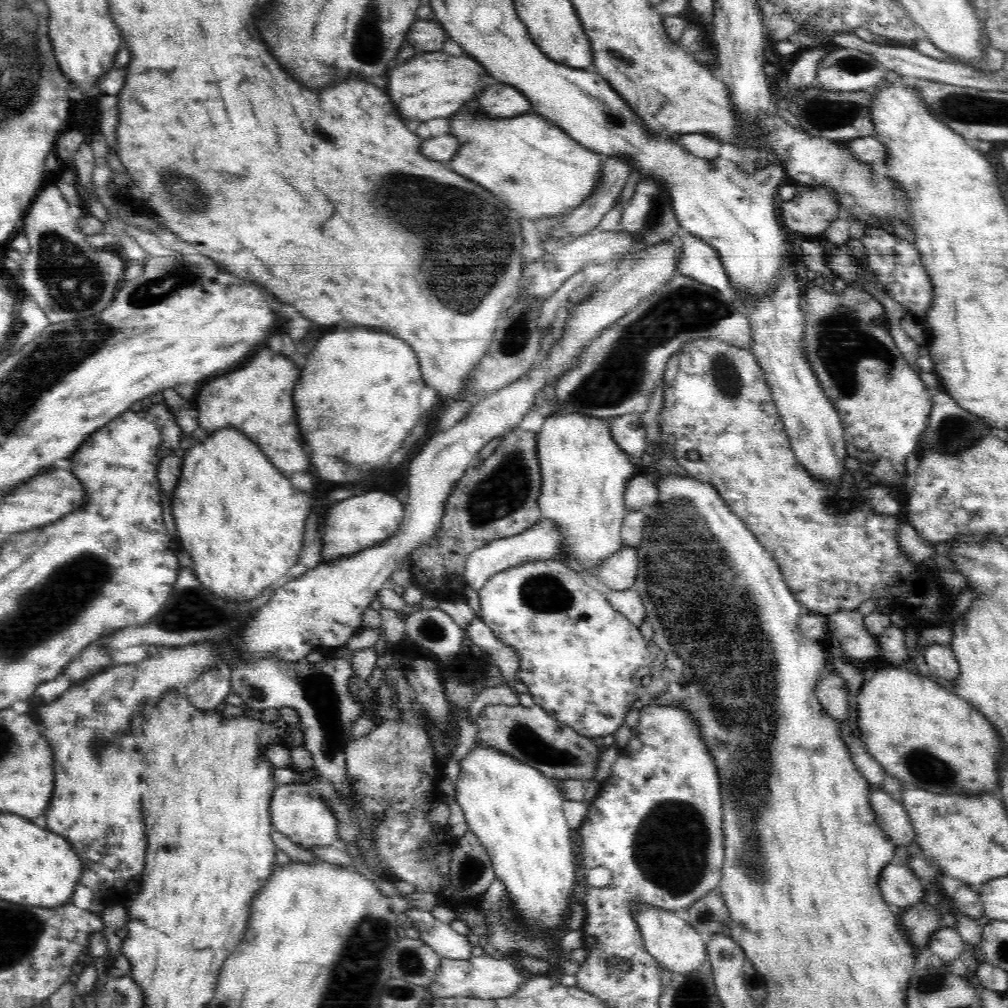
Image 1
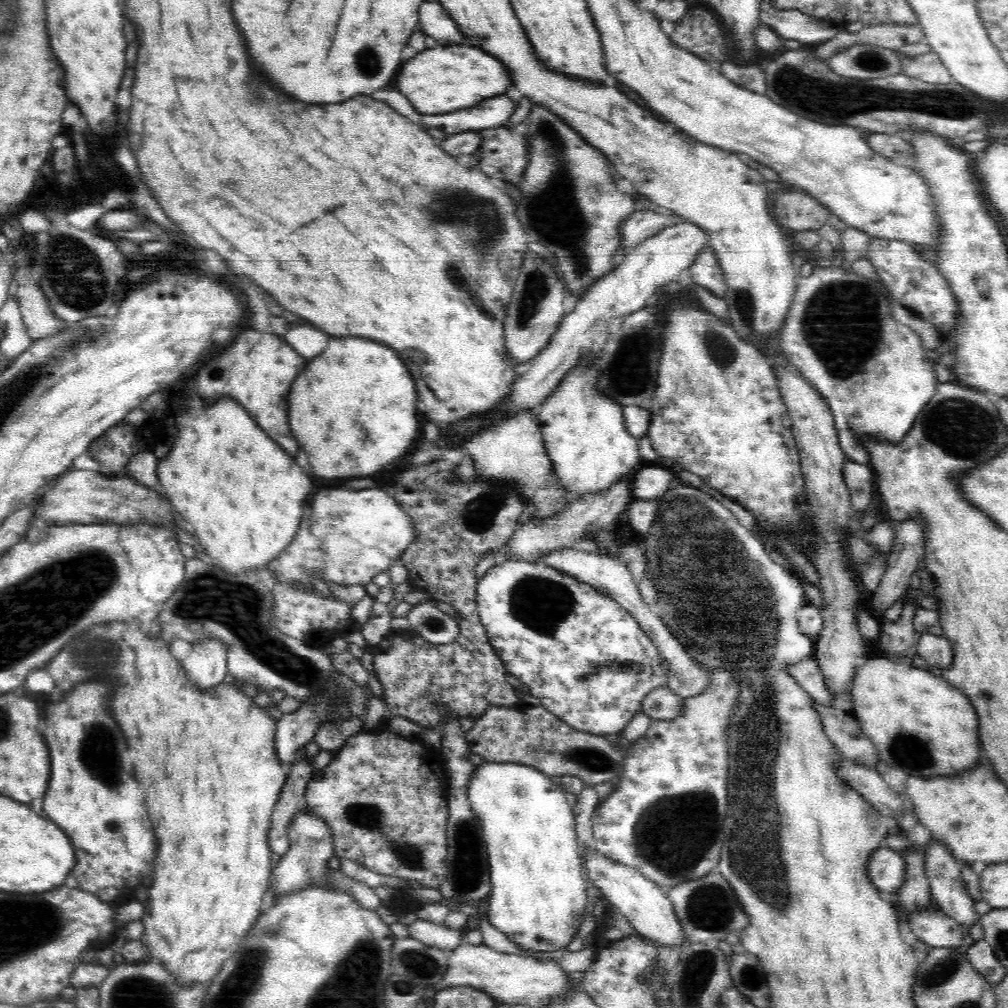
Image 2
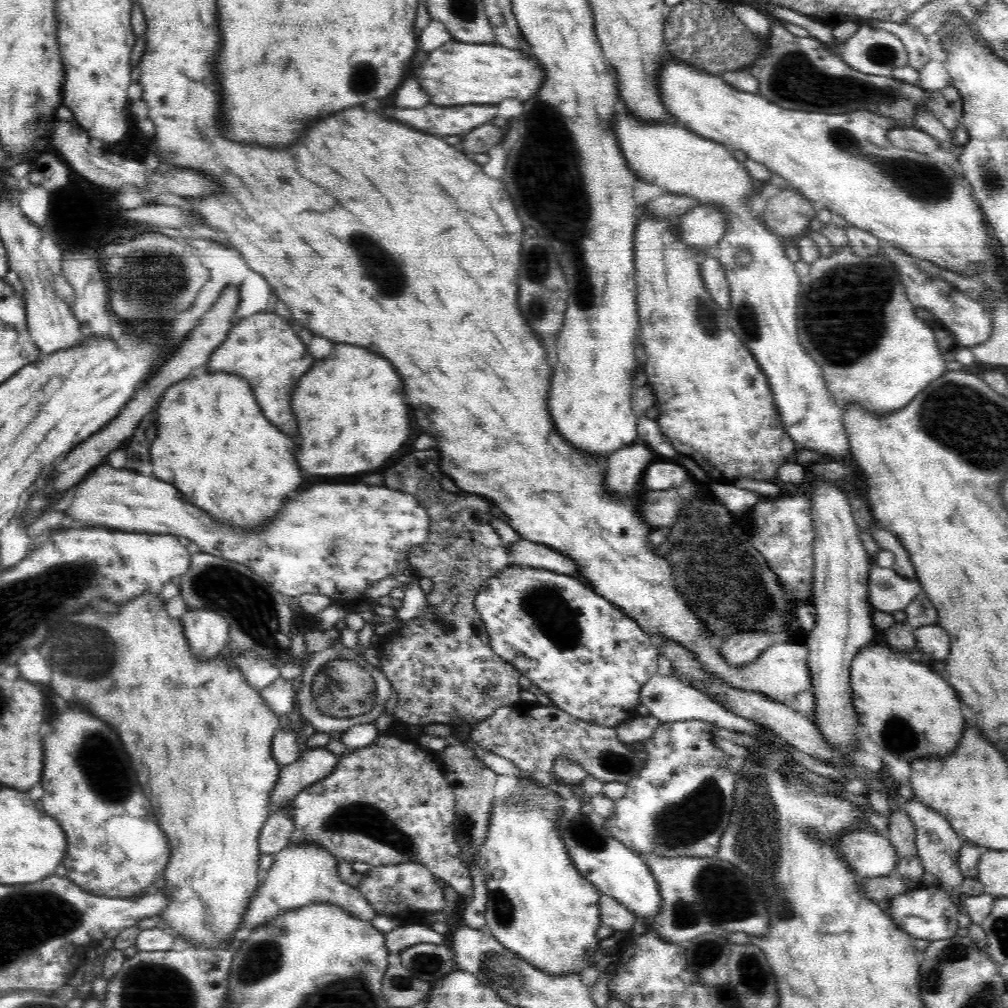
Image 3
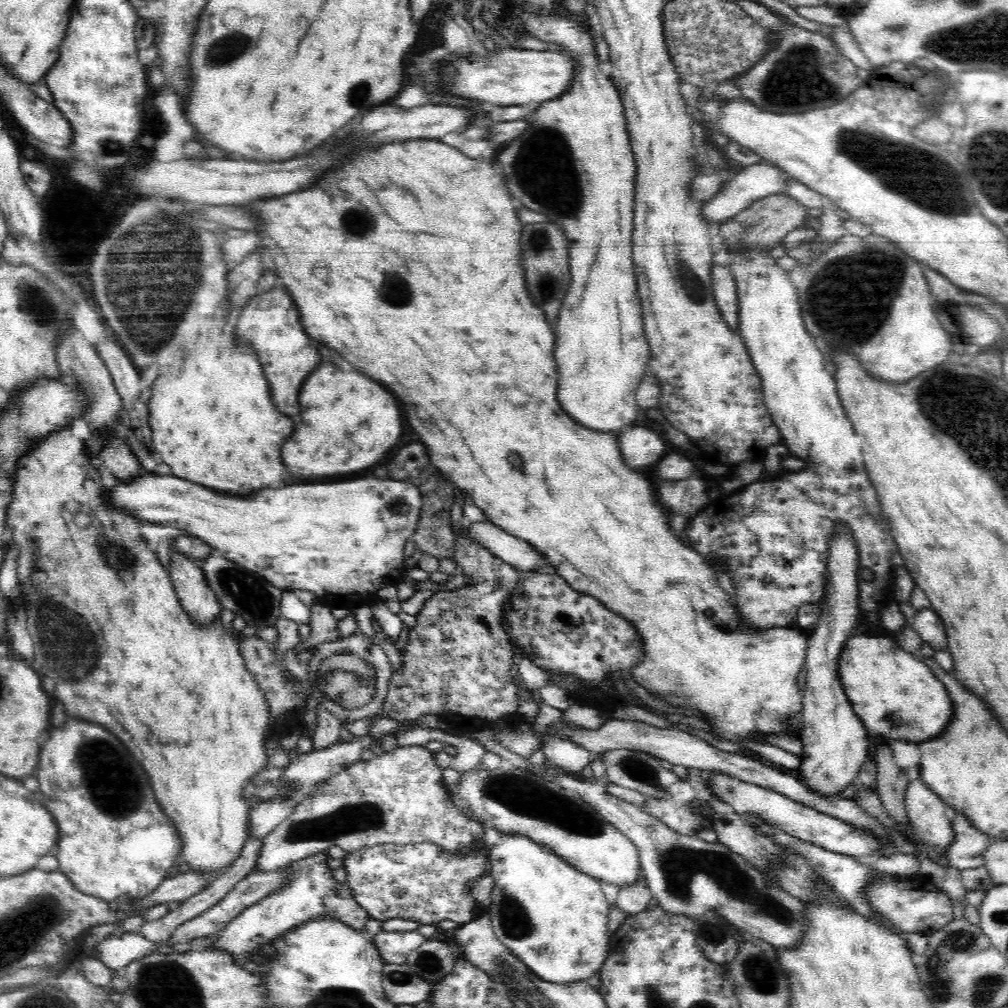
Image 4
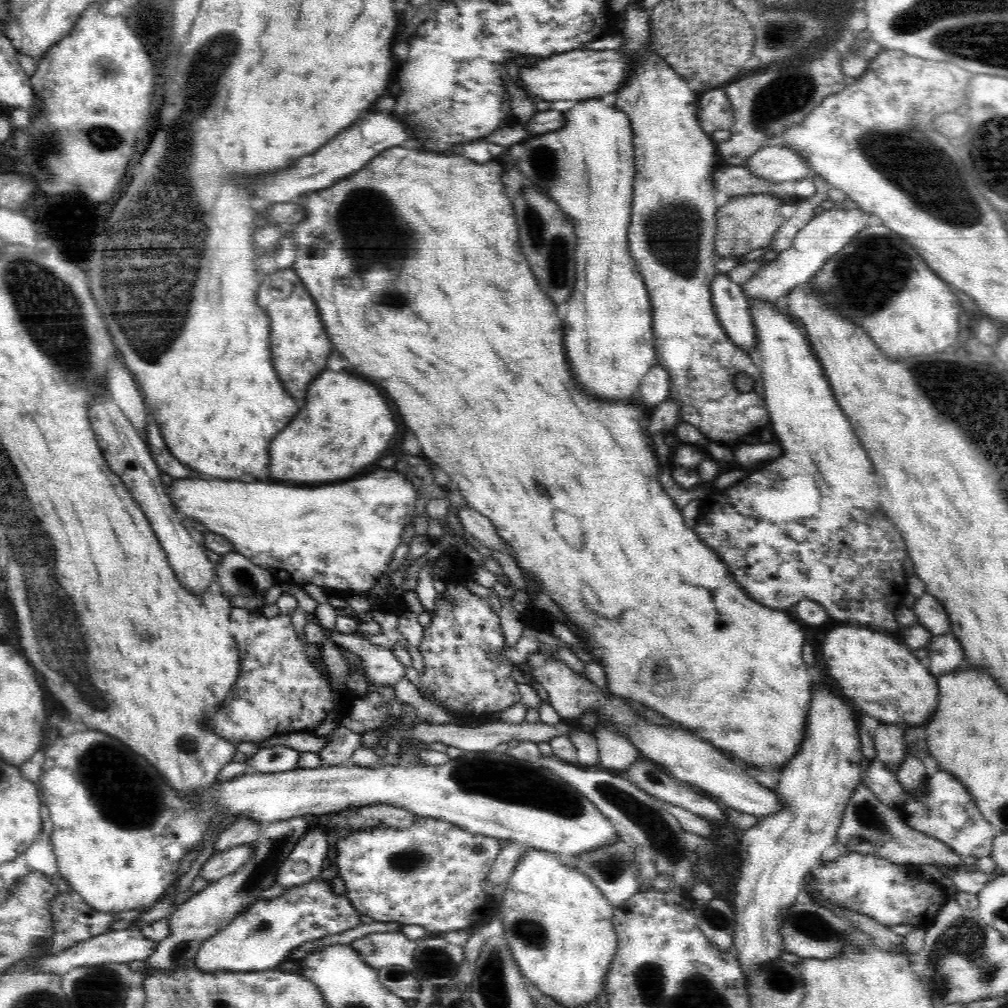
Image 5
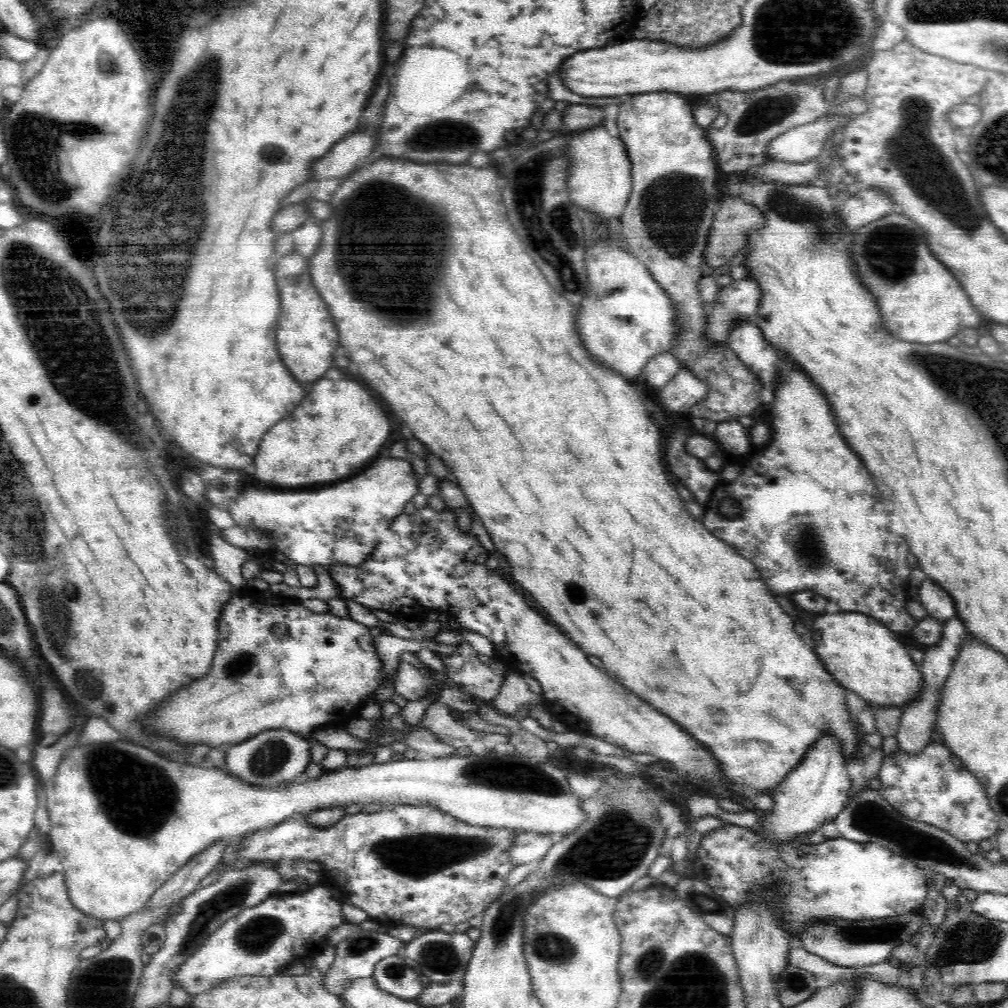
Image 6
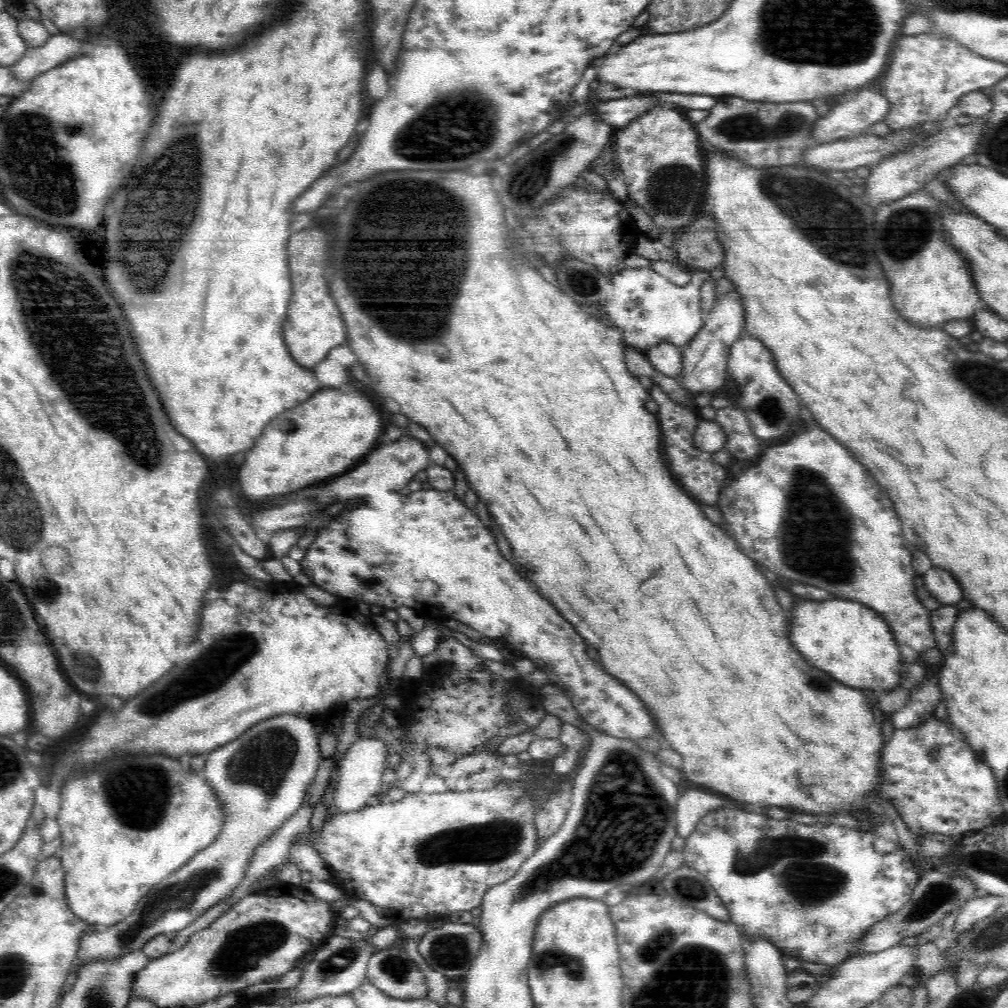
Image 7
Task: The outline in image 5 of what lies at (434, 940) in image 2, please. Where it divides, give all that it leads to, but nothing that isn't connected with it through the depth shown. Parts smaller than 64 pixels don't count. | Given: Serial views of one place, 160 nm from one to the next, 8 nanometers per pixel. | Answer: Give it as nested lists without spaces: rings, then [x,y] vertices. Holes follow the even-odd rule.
[[[402,931],[370,933],[354,940],[351,946],[368,966],[378,970],[385,966],[408,966],[414,958],[416,944]]]

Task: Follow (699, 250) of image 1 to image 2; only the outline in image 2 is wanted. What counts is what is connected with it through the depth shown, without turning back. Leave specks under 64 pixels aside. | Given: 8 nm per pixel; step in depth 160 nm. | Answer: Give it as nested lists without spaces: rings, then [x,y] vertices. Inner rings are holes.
[[[704,248],[689,266],[693,283],[706,287],[710,293],[724,297],[727,289],[725,278],[714,252]]]

